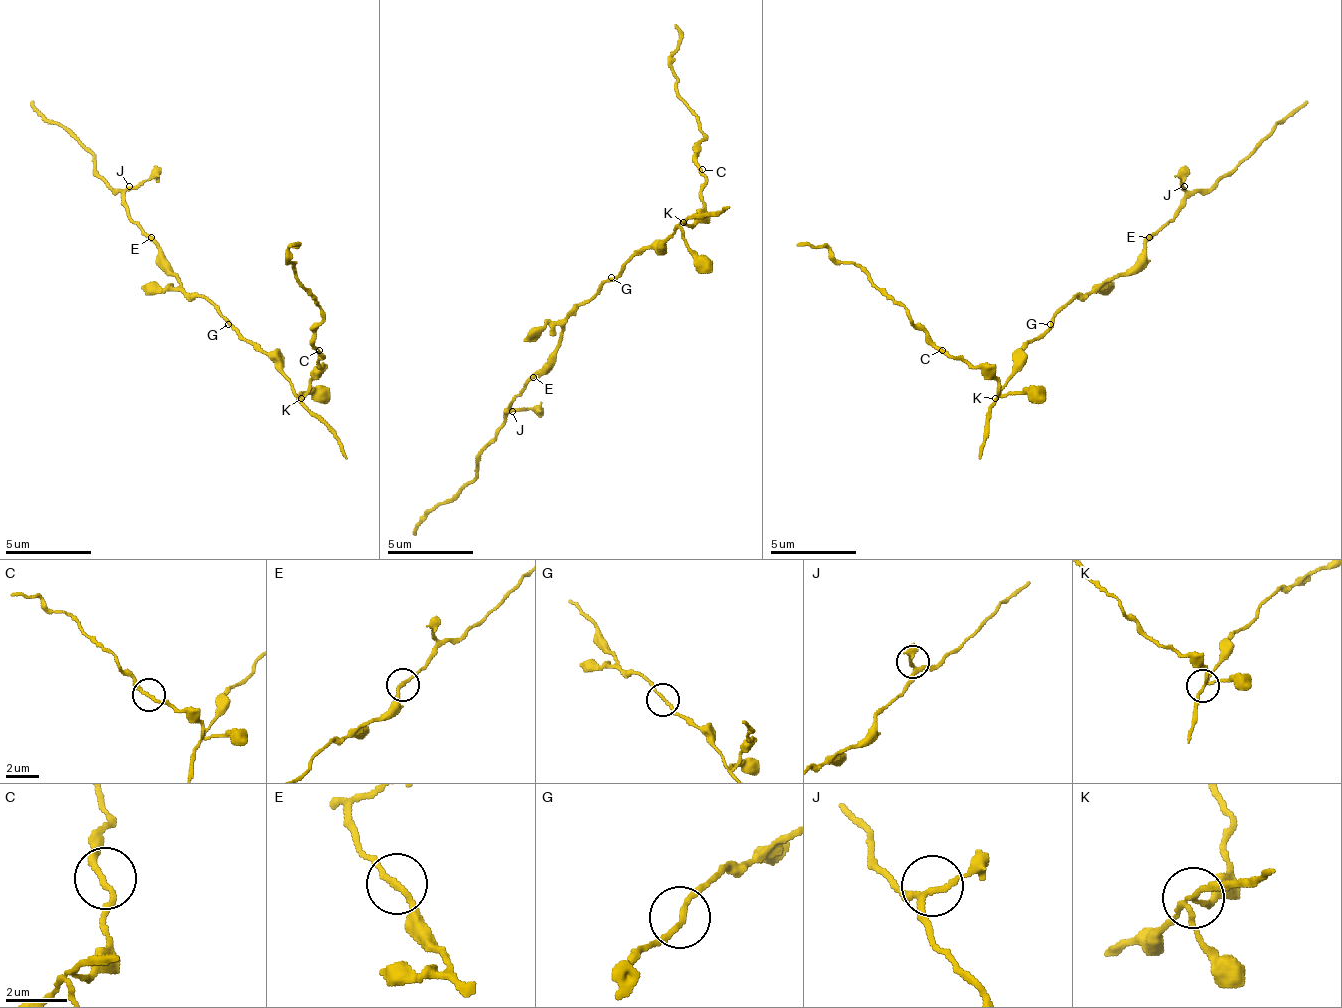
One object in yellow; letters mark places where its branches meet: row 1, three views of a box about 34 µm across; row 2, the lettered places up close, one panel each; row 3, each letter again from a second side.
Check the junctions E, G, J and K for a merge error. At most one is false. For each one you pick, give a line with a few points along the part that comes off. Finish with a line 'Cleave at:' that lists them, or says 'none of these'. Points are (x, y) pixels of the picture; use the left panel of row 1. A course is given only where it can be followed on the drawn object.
K: course (302, 397), (324, 358), (315, 328), (324, 311), (293, 272), (293, 246)
Cleave at: K

